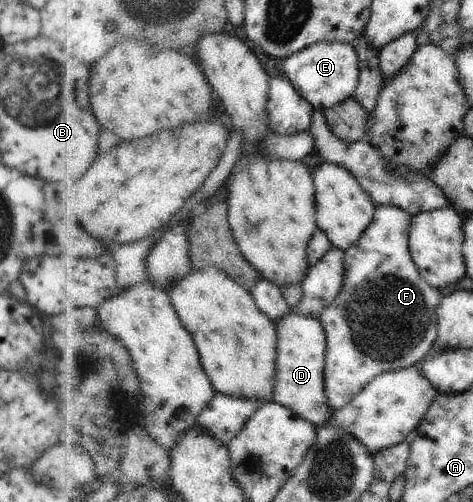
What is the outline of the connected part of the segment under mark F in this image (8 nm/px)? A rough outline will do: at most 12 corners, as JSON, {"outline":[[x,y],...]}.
{"outline":[[380,205],[346,251],[321,321],[327,393],[346,408],[420,366],[445,292],[411,250],[413,214]]}

